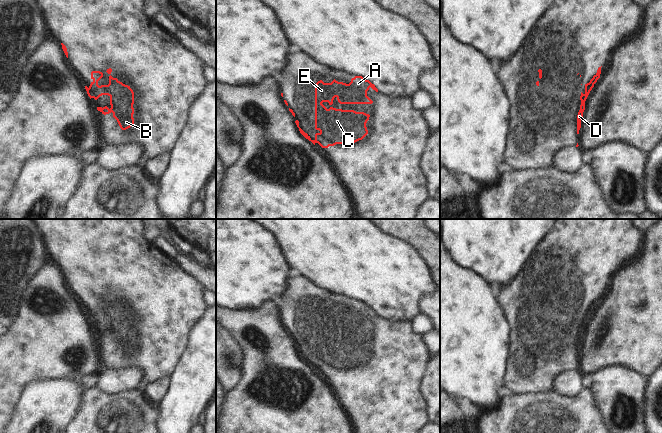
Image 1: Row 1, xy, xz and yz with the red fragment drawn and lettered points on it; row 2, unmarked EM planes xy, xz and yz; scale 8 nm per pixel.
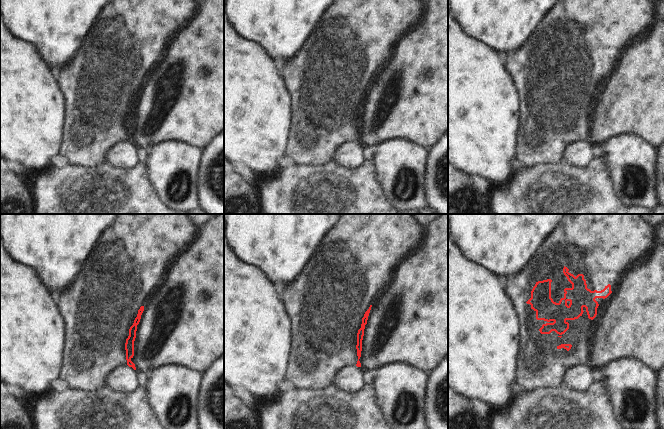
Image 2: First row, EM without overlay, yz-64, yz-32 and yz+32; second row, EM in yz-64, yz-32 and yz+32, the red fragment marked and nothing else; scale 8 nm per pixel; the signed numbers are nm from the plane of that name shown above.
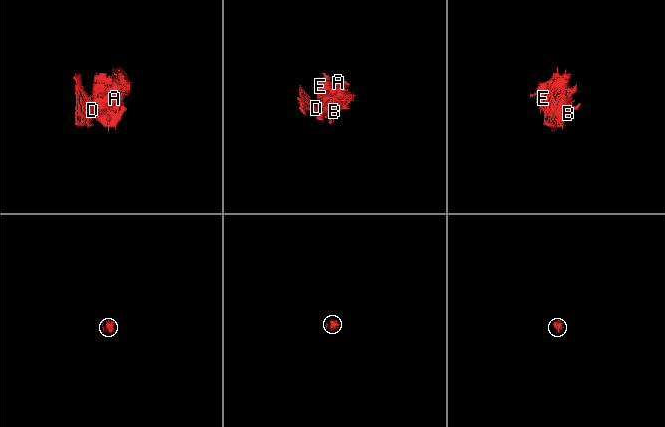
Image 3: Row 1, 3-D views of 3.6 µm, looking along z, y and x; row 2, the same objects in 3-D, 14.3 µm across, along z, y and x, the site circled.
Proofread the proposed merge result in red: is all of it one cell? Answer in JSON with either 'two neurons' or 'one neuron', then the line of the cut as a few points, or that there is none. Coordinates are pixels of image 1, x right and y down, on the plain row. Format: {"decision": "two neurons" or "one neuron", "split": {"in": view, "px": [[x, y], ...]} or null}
{"decision": "two neurons", "split": {"in": "yz", "px": [[599, 298], [589, 307], [589, 311], [585, 315]]}}

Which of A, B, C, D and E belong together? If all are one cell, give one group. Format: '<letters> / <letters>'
A B C E / D

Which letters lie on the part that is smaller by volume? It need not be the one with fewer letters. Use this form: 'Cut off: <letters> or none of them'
Cut off: D

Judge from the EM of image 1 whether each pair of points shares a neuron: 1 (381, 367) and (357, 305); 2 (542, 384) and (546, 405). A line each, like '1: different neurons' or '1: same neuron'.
1: same neuron
2: different neurons

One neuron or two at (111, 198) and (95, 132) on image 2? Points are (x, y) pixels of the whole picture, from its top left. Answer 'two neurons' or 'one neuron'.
two neurons

